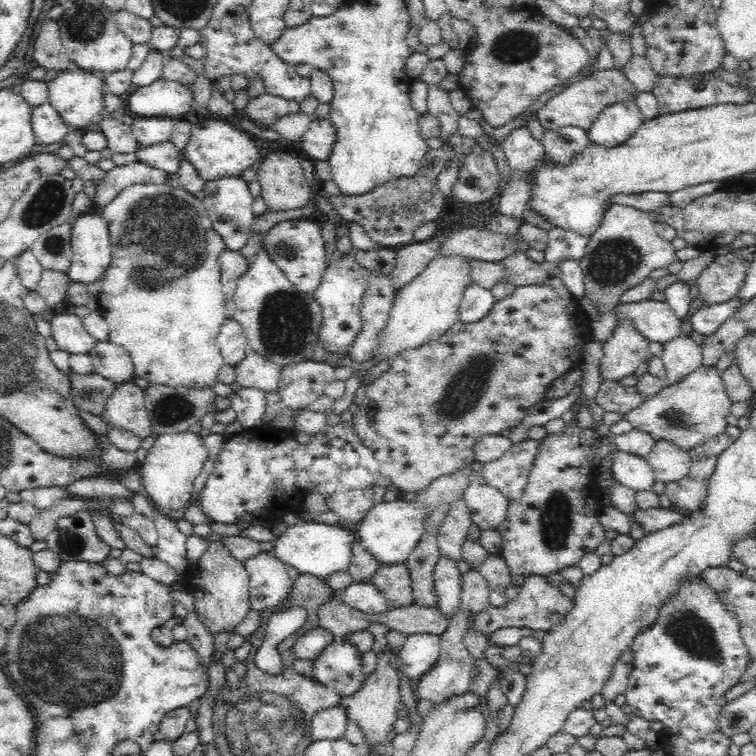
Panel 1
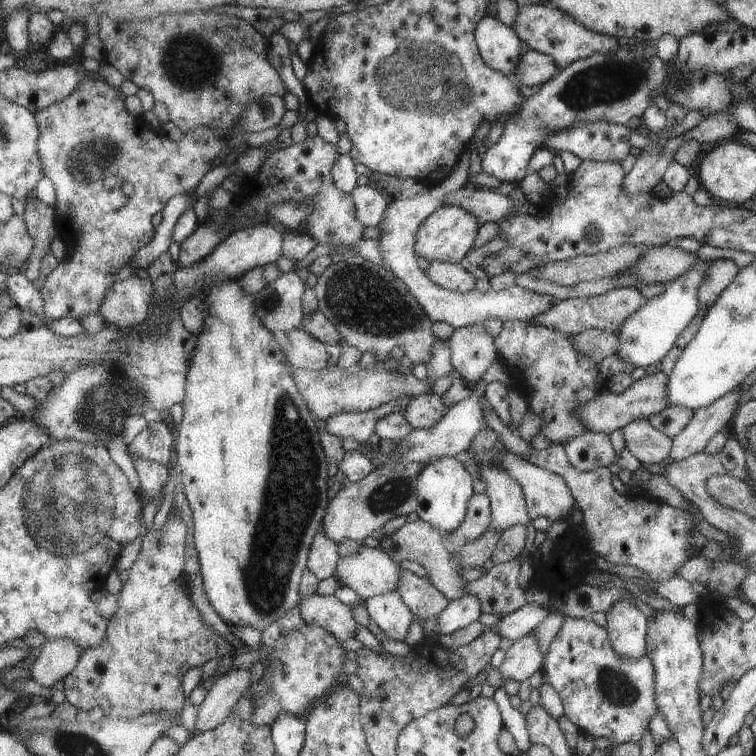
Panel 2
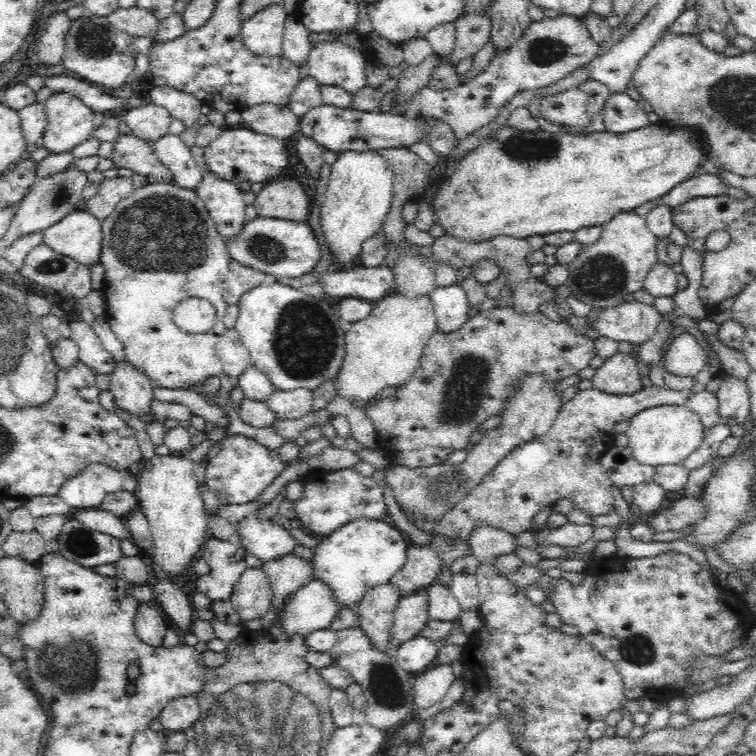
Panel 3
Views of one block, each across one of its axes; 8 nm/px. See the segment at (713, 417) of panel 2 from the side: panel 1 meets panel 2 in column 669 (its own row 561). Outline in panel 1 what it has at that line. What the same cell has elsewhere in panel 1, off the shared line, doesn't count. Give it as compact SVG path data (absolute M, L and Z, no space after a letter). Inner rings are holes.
M460 500L452 506L448 516L444 518L444 524L437 536L439 557L456 563L460 562L462 546L464 546L470 525L465 502Z

